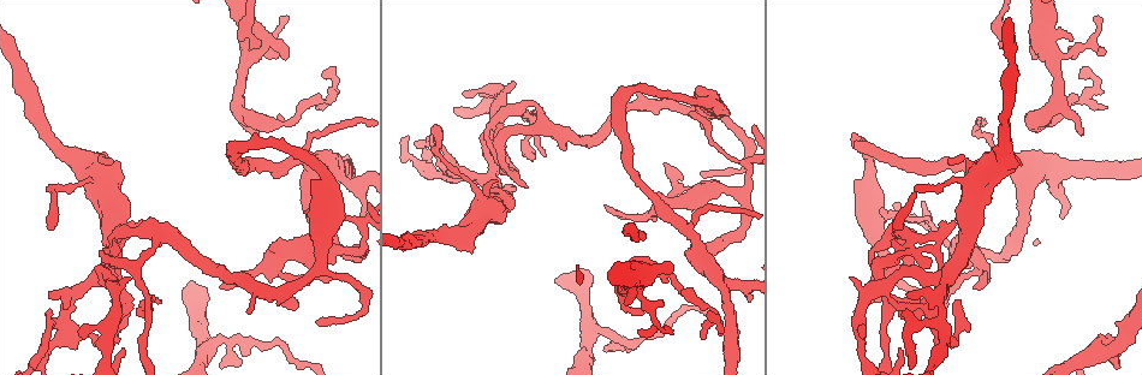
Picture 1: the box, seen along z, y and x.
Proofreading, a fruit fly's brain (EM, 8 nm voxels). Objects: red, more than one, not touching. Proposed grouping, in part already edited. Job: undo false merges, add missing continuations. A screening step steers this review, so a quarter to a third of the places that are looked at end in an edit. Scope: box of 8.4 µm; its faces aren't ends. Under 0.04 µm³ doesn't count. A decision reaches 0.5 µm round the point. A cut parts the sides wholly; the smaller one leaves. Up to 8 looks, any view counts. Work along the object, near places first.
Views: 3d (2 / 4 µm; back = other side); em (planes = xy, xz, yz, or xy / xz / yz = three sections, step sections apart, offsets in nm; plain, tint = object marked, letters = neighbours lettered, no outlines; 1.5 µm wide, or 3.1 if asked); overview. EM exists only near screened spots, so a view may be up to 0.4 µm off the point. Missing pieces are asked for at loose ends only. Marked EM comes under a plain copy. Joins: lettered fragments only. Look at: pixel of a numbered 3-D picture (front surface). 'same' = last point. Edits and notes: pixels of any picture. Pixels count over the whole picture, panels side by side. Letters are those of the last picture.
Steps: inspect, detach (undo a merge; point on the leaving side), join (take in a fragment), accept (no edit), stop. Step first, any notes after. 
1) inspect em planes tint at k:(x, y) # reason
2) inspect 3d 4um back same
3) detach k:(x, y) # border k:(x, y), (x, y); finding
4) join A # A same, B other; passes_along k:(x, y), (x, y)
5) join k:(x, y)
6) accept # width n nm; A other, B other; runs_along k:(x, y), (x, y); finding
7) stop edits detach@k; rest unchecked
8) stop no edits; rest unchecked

inspect 3d 2um at 1:(929, 221) # sharp bend

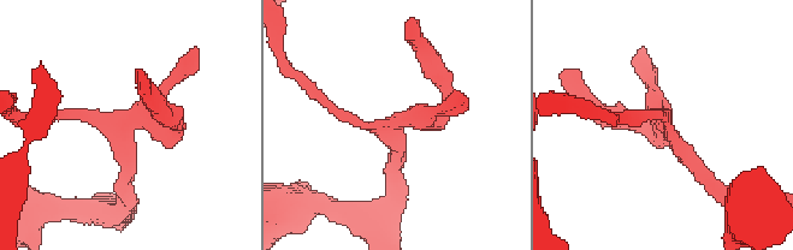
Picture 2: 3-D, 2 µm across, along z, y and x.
inspect em planes tint at 2:(116, 119) # arms 3

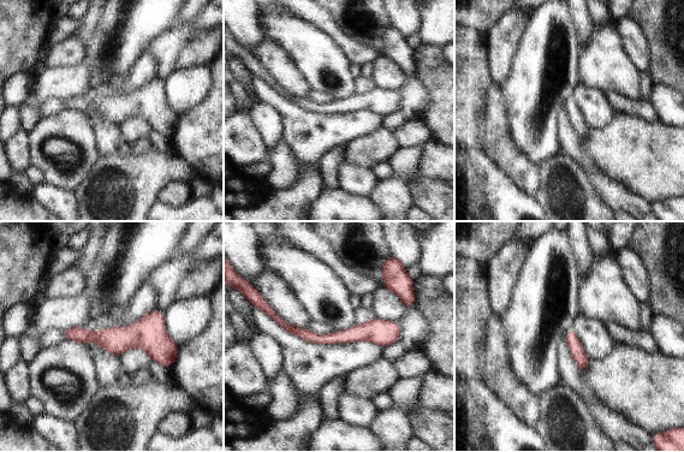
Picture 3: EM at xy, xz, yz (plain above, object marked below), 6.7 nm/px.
inspect em planes letters same

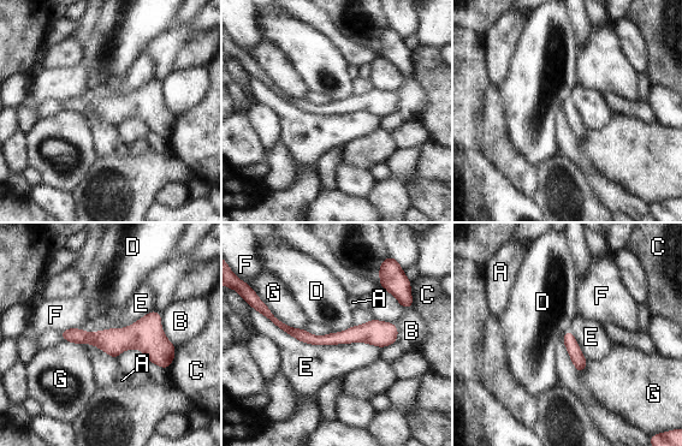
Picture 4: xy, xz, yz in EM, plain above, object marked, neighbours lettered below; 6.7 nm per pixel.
accept # A other, B other, C other, D other, E other, F other, G other; runs_along 4:(276, 321), (310, 339), (395, 333); one cell here

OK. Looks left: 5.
inspect 3d 2um at 1:(704, 338) # tapers out

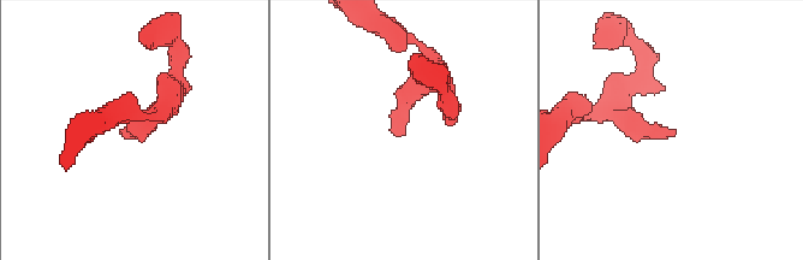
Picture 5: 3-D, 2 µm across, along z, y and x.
inspect em xz step 4 tint at 5:(674, 134) # now the EM

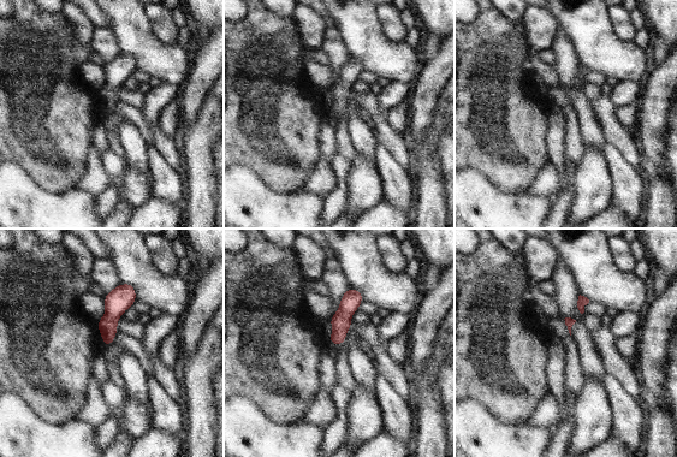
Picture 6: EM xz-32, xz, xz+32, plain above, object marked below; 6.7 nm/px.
inspect em xz step 4 letters same # what lies round it

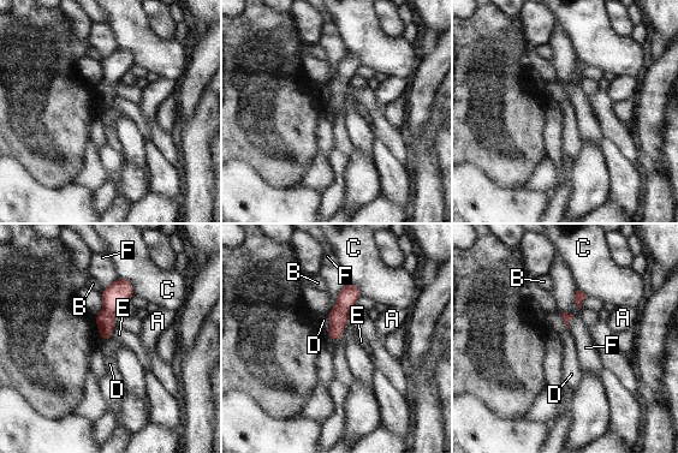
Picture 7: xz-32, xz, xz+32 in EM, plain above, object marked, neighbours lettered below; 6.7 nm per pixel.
accept # A other, B other, C other, D other, E other, F other; runs_along 7:(349, 286), (333, 337); none of them fits

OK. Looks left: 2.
inspect 3d 2um at 1:(277, 124) # calibre changes

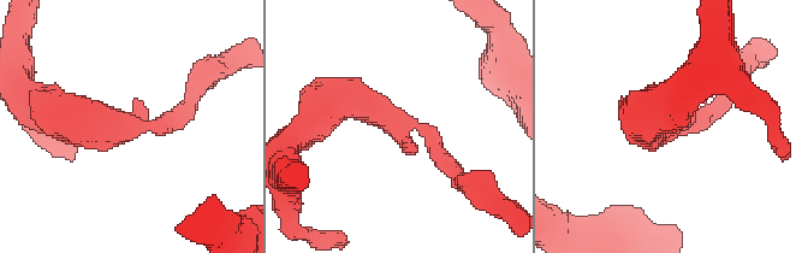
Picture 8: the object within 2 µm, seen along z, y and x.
inspect em planes letters at 8:(397, 125)

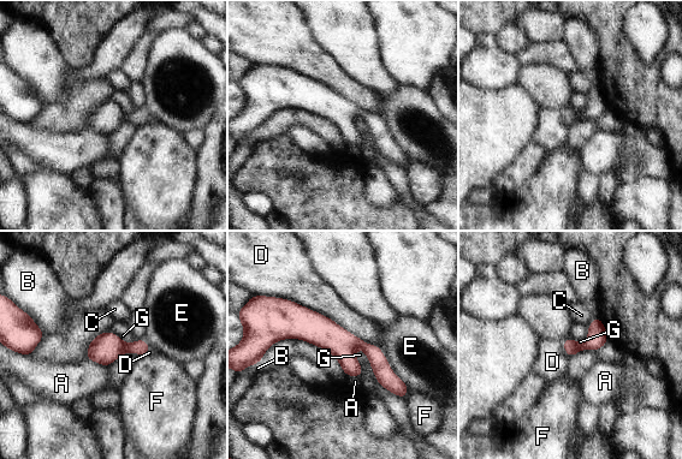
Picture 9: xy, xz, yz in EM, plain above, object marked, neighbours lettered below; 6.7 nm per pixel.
accept # A other, B other, C other, D other, E other, F other, G other; border 9:(354, 351), (361, 349), (372, 364); one cell here

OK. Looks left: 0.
stop no edits; rest unchecked

